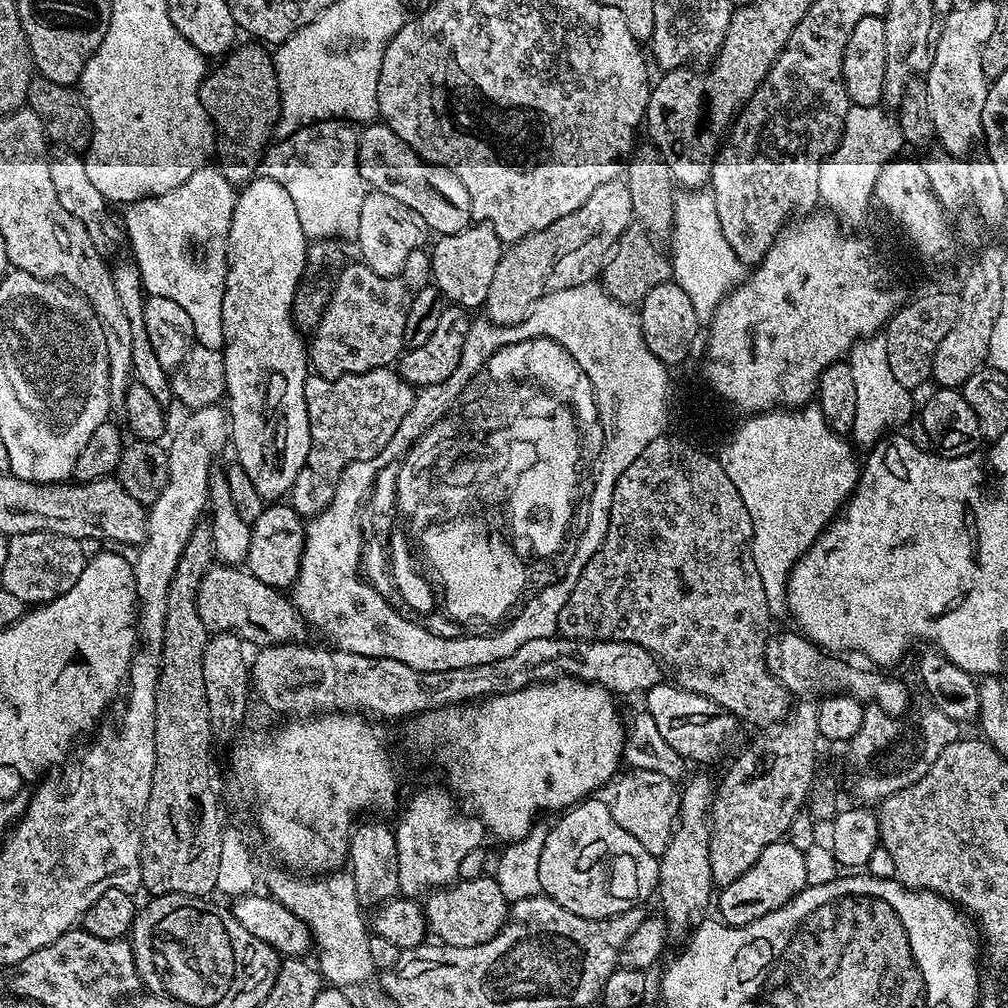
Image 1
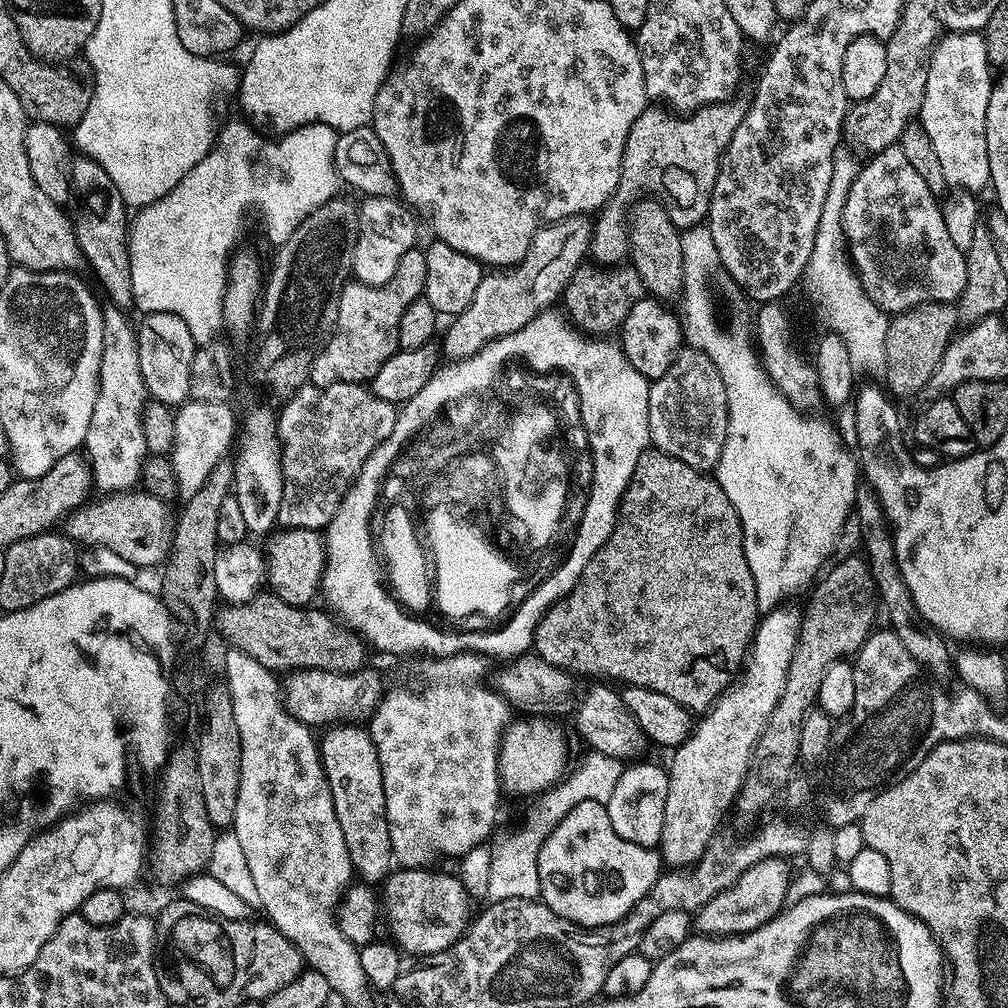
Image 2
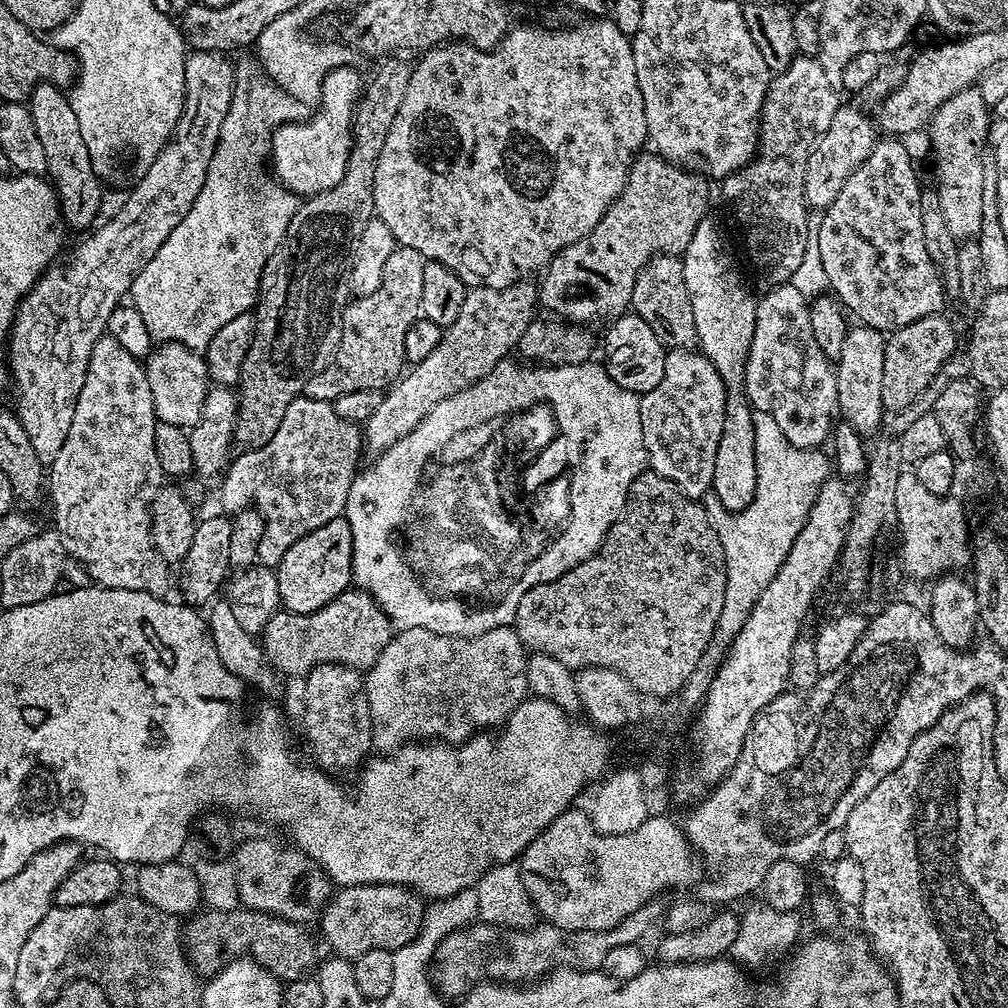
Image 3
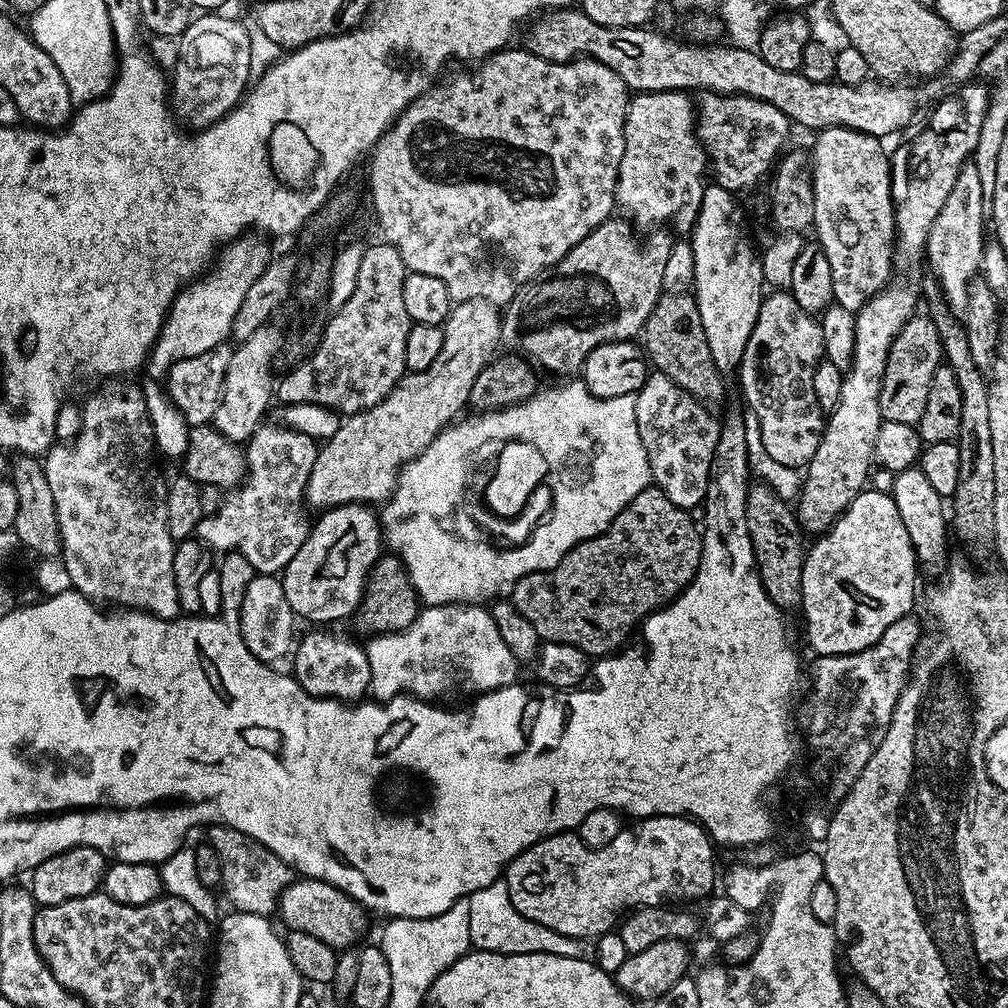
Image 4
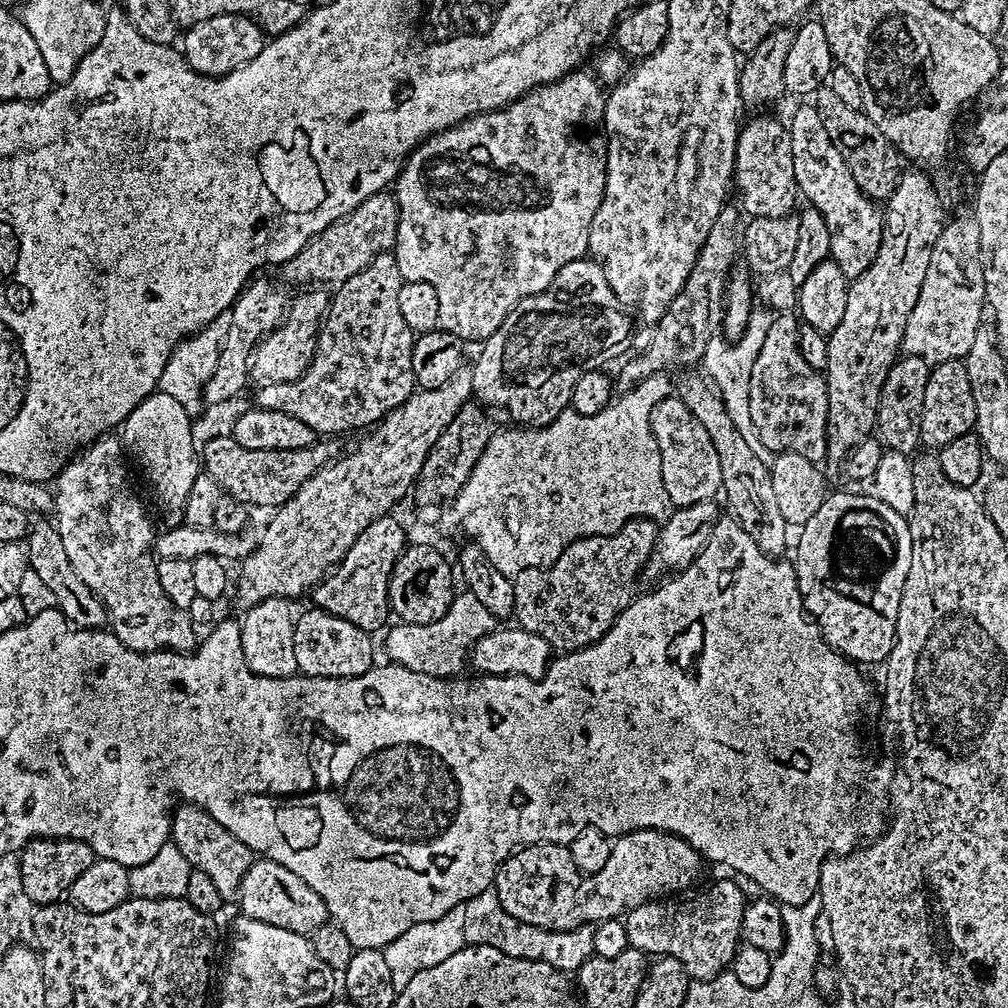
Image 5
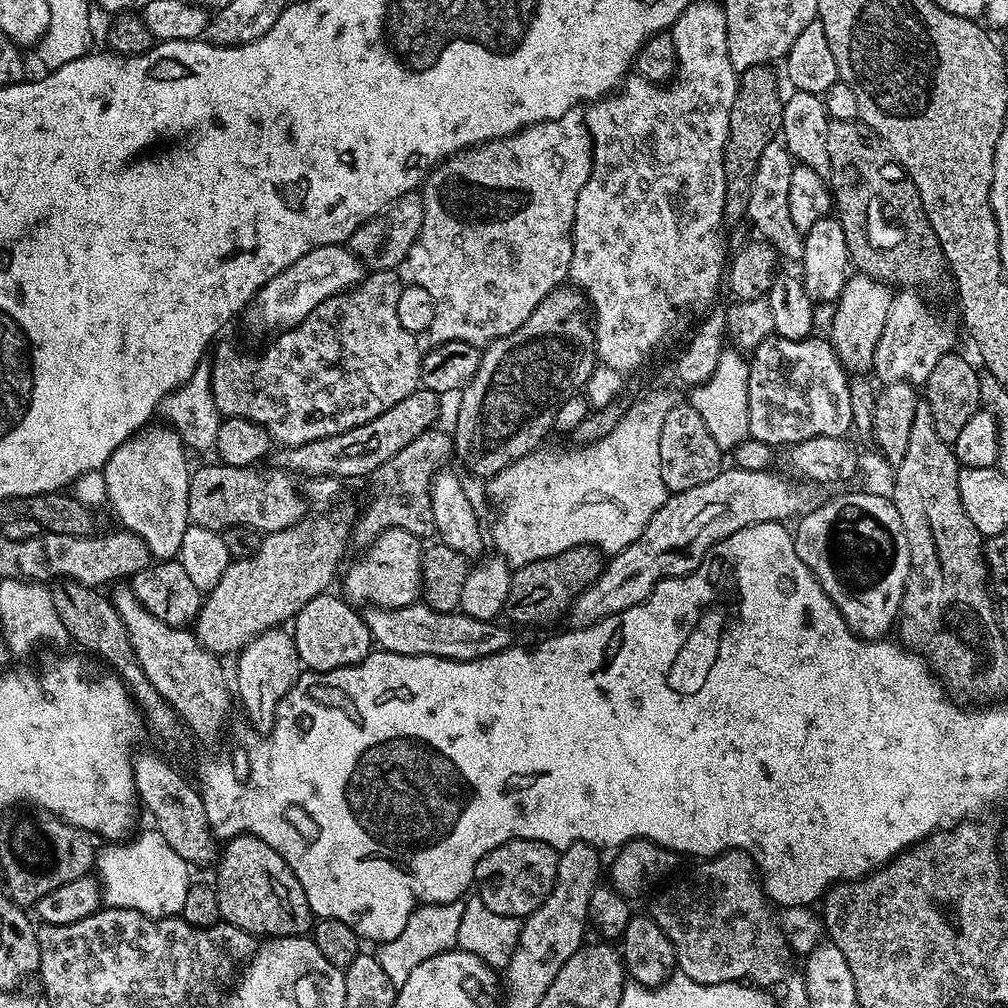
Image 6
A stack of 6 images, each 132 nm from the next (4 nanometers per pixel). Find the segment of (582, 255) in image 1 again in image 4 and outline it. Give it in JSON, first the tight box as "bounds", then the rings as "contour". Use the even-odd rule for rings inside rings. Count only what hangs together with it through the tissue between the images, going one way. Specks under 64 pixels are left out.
{"bounds":[304,300,501,510],"contour":[[[485,300],[459,301],[442,325],[444,345],[442,354],[438,354],[434,366],[422,372],[408,372],[400,379],[393,392],[382,402],[378,402],[378,406],[367,408],[365,412],[355,412],[347,417],[341,423],[338,434],[319,445],[314,470],[310,470],[308,489],[304,492],[307,507],[327,510],[337,508],[340,504],[383,505],[395,491],[401,470],[411,460],[418,459],[430,446],[430,442],[434,442],[434,438],[438,438],[440,433],[463,413],[460,411],[468,404],[474,378],[482,374],[484,367],[497,355],[501,347],[501,319],[501,309],[495,304]]]}

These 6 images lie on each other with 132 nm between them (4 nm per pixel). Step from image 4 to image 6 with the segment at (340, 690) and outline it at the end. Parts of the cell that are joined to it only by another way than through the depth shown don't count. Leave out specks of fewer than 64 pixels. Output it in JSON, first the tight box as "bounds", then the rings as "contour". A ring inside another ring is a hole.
{"bounds":[290,594,374,673],"contour":[[[325,594],[310,598],[310,602],[306,602],[306,606],[302,606],[300,613],[294,617],[290,631],[301,665],[305,669],[310,668],[313,673],[334,672],[337,668],[361,664],[374,648],[374,641],[363,615],[340,596]]]}

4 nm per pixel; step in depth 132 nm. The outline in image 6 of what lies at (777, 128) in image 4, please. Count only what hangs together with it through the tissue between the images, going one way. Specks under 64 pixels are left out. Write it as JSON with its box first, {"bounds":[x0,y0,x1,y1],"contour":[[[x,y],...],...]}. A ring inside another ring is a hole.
{"bounds":[747,139,804,262],"contour":[[[779,139],[772,140],[762,158],[758,158],[758,170],[750,190],[750,206],[747,219],[757,228],[759,235],[776,249],[781,257],[796,262],[804,259],[804,237],[790,219],[790,174],[794,167],[794,157],[788,153]]]}

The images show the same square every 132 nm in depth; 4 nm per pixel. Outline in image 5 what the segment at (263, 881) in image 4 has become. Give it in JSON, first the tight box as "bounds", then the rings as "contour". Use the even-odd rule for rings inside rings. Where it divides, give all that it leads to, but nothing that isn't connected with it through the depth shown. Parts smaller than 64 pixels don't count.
{"bounds":[170,802,256,902],"contour":[[[184,802],[177,805],[173,811],[170,840],[178,846],[178,850],[192,868],[205,871],[213,879],[218,894],[226,902],[237,899],[241,878],[256,859],[255,853],[241,839],[230,834],[230,830],[222,826],[204,808]]]}

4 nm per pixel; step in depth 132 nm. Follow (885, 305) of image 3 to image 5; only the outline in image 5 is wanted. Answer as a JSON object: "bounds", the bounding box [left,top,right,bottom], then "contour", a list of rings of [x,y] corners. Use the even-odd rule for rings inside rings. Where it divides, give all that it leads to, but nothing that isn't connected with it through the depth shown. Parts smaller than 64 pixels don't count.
{"bounds":[787,102,884,282],"contour":[[[804,102],[787,121],[790,134],[790,154],[794,154],[794,178],[799,195],[804,196],[811,207],[826,218],[826,230],[830,230],[830,258],[842,270],[850,282],[862,275],[874,262],[884,233],[884,216],[877,201],[867,196],[854,182],[850,166],[838,154],[838,146],[830,142],[826,126],[818,122],[818,110]]]}

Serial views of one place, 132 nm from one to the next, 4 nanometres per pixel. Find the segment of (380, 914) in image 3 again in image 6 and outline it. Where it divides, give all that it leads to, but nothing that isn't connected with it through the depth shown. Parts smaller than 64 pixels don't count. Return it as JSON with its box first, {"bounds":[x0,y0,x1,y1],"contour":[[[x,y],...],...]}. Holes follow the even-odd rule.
{"bounds":[214,834,314,938],"contour":[[[251,834],[233,836],[223,845],[214,869],[216,869],[214,887],[218,898],[220,919],[223,923],[238,926],[257,938],[303,936],[313,927],[314,917],[306,902],[306,892],[302,890],[302,882],[298,882],[294,870],[290,870],[288,863],[257,836]]]}

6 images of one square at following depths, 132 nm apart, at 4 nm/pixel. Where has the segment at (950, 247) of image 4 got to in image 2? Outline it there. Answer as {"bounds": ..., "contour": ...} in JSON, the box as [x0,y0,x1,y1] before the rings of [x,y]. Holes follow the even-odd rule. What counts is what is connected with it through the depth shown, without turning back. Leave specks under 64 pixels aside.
{"bounds":[918,32,994,194],"contour":[[[948,32],[941,35],[932,49],[930,74],[926,78],[926,94],[918,113],[918,123],[930,138],[930,146],[938,153],[942,174],[949,189],[980,194],[990,184],[990,158],[986,154],[986,106],[994,83],[993,69],[988,63],[986,42],[980,32]]]}

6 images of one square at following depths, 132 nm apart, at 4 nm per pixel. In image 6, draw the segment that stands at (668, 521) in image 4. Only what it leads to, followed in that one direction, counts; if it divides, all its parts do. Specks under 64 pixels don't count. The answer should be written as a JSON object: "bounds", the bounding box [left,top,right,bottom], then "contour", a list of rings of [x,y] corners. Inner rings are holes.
{"bounds":[503,544,605,624],"contour":[[[587,544],[566,550],[545,560],[535,560],[515,569],[506,594],[503,615],[516,624],[552,624],[567,613],[572,599],[600,576],[605,566],[601,553]]]}

